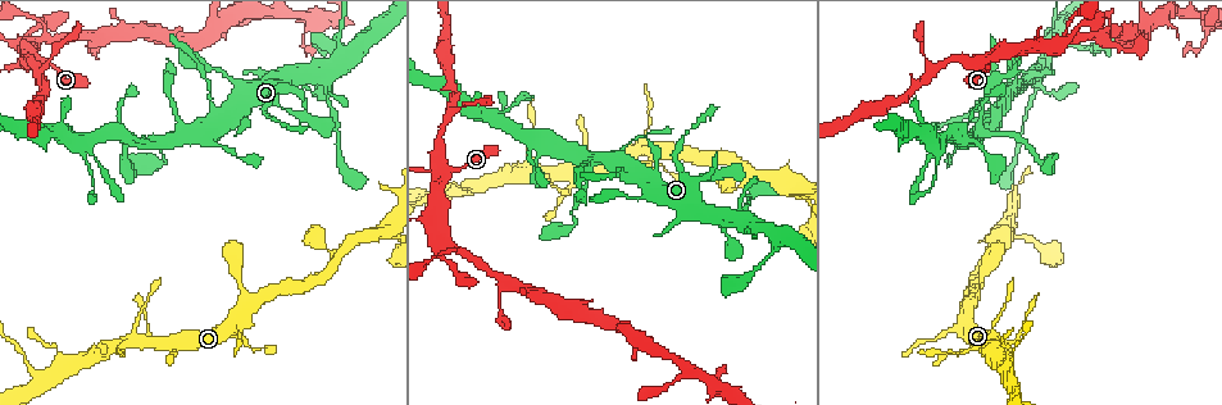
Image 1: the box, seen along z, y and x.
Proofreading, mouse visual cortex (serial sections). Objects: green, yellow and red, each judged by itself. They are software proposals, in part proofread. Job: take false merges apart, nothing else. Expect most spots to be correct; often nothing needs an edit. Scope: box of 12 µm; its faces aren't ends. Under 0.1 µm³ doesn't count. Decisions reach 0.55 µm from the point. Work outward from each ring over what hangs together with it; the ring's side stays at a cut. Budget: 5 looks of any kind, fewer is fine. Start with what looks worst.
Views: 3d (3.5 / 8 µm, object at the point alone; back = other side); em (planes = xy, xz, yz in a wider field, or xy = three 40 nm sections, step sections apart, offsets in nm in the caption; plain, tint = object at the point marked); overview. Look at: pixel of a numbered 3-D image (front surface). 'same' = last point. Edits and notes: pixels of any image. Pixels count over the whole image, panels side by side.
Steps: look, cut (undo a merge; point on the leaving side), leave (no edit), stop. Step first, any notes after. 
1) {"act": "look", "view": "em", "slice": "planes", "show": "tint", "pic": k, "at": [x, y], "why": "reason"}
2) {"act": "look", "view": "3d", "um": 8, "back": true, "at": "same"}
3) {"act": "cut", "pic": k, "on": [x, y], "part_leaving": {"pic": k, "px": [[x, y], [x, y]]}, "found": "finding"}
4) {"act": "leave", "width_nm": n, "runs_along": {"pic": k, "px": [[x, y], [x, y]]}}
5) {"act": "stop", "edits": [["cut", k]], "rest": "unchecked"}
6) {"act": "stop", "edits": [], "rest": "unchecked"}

{"act": "look", "view": "3d", "um": 3.5, "pic": 1, "at": [23, 357], "why": "calibre changes"}

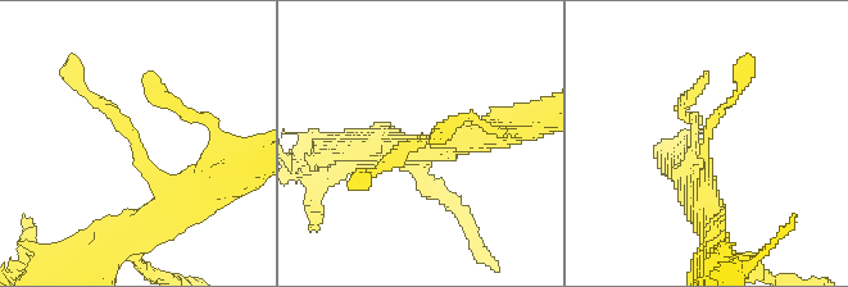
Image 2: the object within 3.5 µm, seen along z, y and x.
{"act": "look", "view": "em", "slice": "xy", "step": 5, "show": "tint", "pic": 2, "at": [420, 145], "arm_widths_nm": [100, 300]}

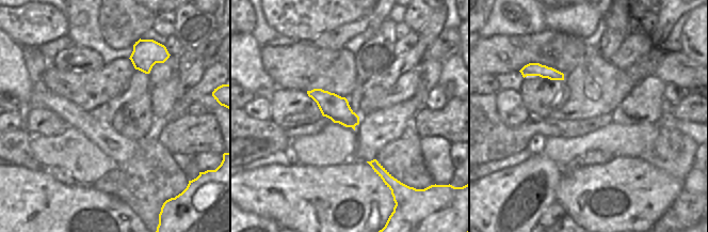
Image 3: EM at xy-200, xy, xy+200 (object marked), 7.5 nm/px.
{"act": "leave", "runs_along": {"pic": 2, "px": [[198, 186], [162, 178], [80, 83]]}, "found": "all the same cell"}

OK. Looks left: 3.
{"act": "look", "view": "3d", "um": 3.5, "pic": 1, "at": [326, 76], "why": "calibre changes"}

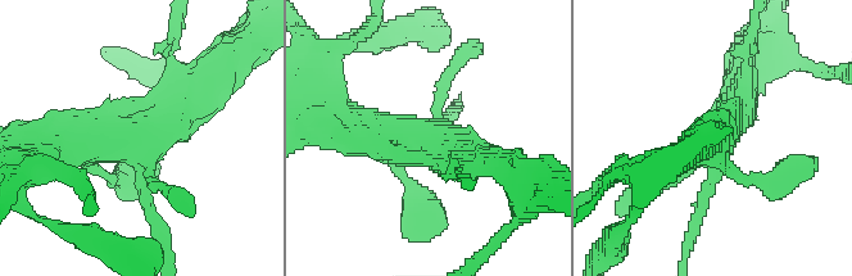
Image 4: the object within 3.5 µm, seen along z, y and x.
{"act": "look", "view": "em", "slice": "planes", "show": "tint", "pic": 4, "at": [137, 136]}

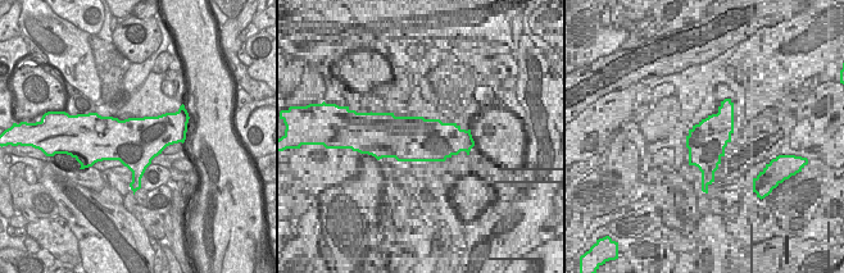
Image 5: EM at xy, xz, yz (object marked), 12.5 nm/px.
{"act": "leave", "width_nm": 600, "runs_along": {"pic": 4, "px": [[50, 140], [137, 135], [204, 93]]}, "found": "continuous, no second cell"}

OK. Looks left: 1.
{"act": "stop", "edits": [], "rest": "unchecked"}

